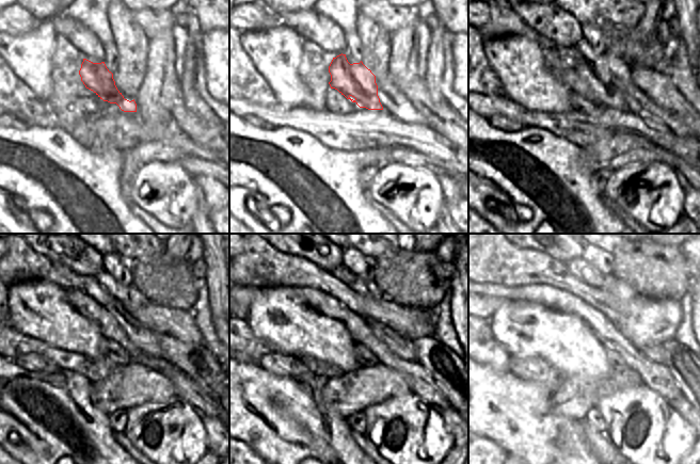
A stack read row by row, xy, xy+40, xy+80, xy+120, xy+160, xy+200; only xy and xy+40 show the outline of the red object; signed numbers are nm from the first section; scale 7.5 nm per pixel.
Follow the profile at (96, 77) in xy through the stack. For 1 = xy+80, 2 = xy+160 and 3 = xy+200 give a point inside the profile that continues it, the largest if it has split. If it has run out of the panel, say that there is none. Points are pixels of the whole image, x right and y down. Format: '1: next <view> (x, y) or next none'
1: next xy+80 (597, 76)
2: next xy+160 (402, 347)
3: next xy+200 (655, 353)

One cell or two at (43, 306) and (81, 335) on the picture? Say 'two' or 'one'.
one

